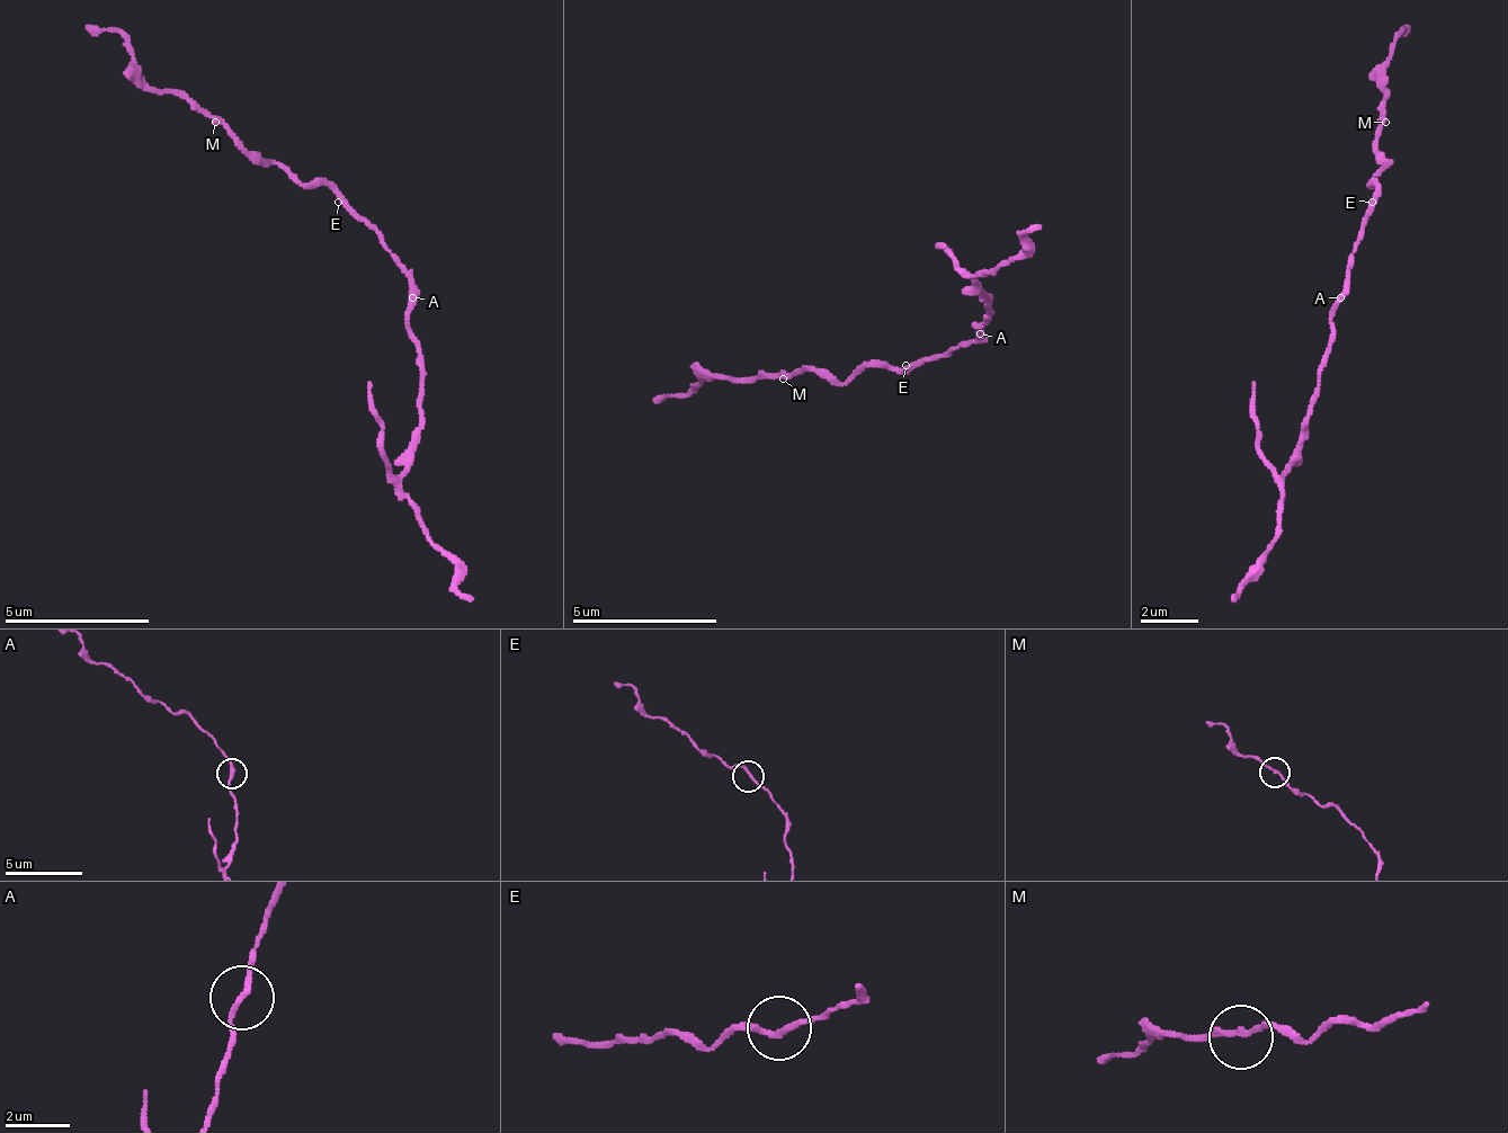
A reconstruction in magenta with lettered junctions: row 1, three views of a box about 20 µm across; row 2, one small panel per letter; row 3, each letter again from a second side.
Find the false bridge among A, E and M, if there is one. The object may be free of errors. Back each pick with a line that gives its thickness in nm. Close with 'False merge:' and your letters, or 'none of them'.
A: 190 nm
False merge: A

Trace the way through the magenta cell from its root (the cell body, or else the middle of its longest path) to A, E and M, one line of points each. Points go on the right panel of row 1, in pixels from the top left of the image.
A: (1357, 252), (1349, 259), (1349, 274), (1343, 282), (1343, 295)
E: (1357, 252), (1357, 238), (1364, 230), (1364, 216), (1372, 208), (1372, 202)
M: (1357, 252), (1357, 230), (1372, 202), (1372, 179), (1385, 164), (1379, 151), (1379, 128), (1385, 122)

